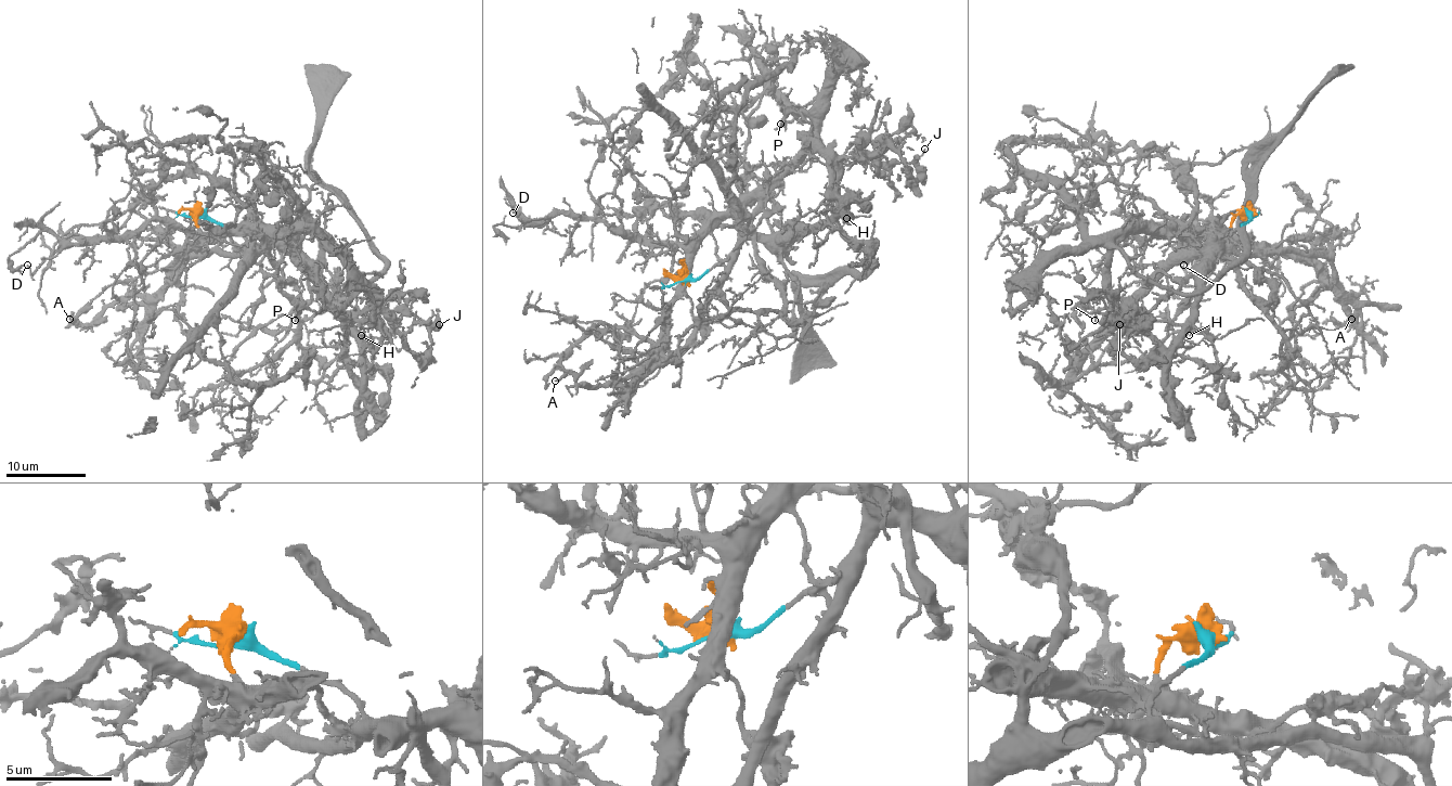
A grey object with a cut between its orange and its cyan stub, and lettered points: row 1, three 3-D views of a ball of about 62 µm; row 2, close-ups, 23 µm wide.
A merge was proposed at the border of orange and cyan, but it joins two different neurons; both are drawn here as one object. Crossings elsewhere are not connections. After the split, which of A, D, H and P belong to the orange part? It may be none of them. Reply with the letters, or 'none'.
A, D, P

